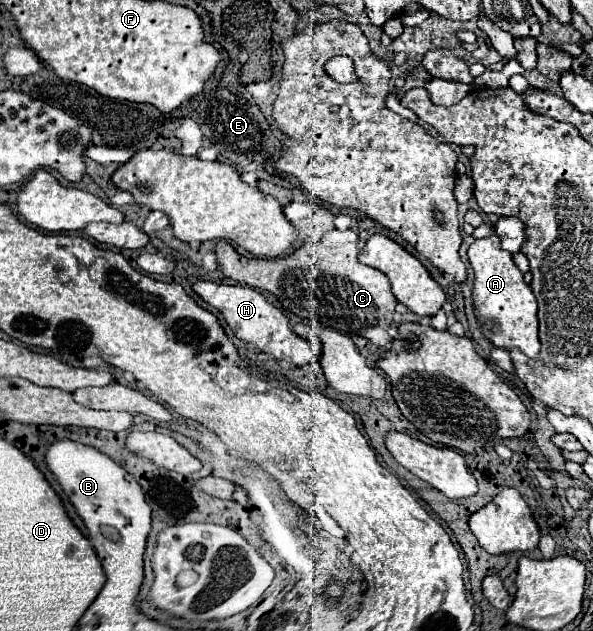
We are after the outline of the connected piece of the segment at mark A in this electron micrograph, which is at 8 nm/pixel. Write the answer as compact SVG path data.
M497 235L477 239L469 247L469 263L473 267L473 291L471 301L475 317L479 321L479 331L493 347L501 349L521 349L527 357L539 357L539 337L537 337L537 301L529 285L523 281L523 273L511 259L511 253L501 249Z

